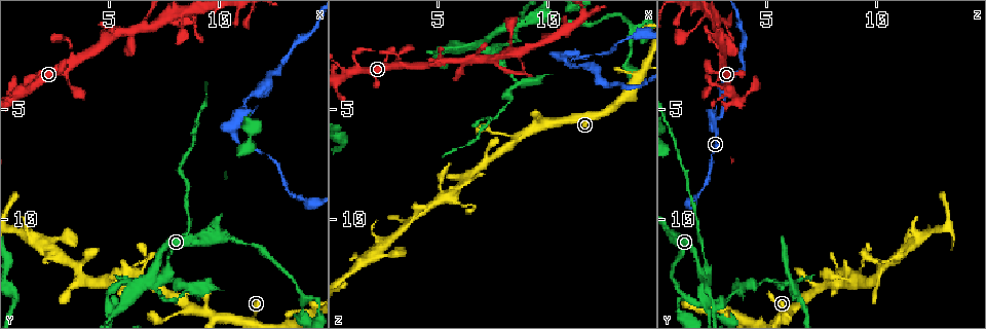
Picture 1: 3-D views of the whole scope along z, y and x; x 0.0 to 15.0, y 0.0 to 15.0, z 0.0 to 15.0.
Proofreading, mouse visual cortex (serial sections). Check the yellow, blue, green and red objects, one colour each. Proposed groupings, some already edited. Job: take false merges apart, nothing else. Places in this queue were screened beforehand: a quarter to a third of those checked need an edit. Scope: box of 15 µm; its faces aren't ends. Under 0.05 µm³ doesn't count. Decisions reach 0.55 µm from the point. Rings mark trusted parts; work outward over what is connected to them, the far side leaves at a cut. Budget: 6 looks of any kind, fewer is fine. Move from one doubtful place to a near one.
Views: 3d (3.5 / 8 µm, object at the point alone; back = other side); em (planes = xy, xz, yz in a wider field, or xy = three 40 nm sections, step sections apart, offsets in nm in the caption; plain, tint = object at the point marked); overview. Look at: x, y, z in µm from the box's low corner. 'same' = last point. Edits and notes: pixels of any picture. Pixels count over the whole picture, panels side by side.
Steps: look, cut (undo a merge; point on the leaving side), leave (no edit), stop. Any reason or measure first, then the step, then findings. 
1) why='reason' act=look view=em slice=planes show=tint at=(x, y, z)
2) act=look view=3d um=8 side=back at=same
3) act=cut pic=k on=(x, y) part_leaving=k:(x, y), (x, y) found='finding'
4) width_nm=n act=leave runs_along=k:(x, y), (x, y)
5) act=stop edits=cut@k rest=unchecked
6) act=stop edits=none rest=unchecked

why='looks like a crossing' act=look view=3d um=3.5 at=(1.3, 4.1, 3.2)

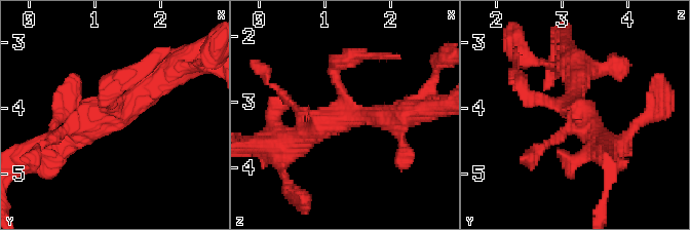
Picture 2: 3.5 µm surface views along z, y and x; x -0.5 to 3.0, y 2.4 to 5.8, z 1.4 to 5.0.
act=look view=em slice=xy step=3 show=tint at=(1.30, 4.00, 3.20)

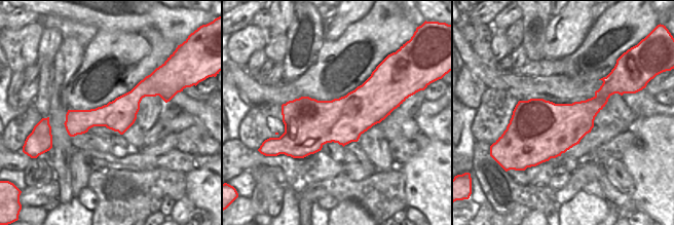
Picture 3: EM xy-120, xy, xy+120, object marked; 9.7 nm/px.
why='another direction' act=look view=em slice=xy step=5 show=tint at=same

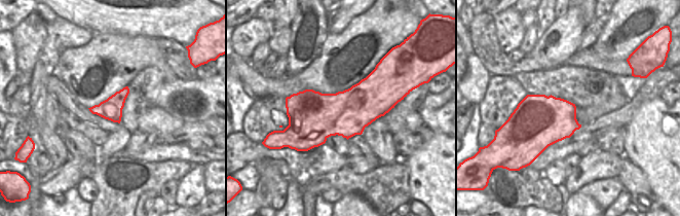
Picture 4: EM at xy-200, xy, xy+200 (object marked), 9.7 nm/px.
act=leave runs_along=2:(176, 68), (63, 140) found='one cell here'

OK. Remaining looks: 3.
act=look view=3d um=3.5 at=(6.8, 12.6, 2.1)

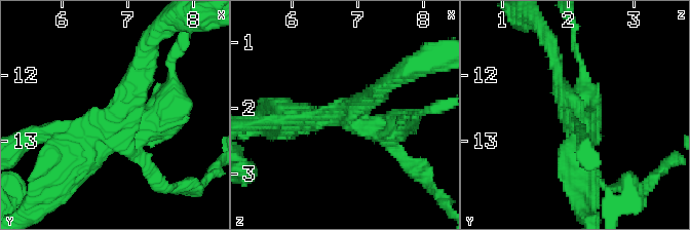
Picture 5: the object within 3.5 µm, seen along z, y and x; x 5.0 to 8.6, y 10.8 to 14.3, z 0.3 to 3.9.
arms=4 arm_widths_nm=150,200,300,400 why='need the tissue' act=look view=em slice=xy step=2 show=tint at=(6.90, 12.70, 2.15)

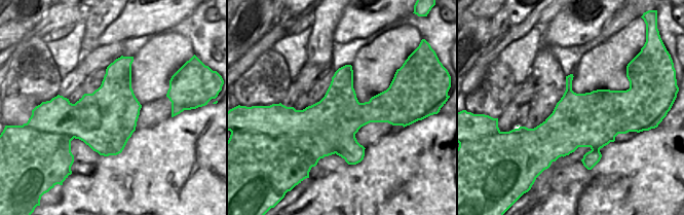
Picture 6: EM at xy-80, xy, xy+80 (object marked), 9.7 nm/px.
act=cut pic=5 on=(48, 168) border=6:(587, 117), (563, 128), (570, 152) found='a second cell is stuck on'

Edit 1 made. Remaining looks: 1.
act=stop edits=cut@5 rest=unchecked

